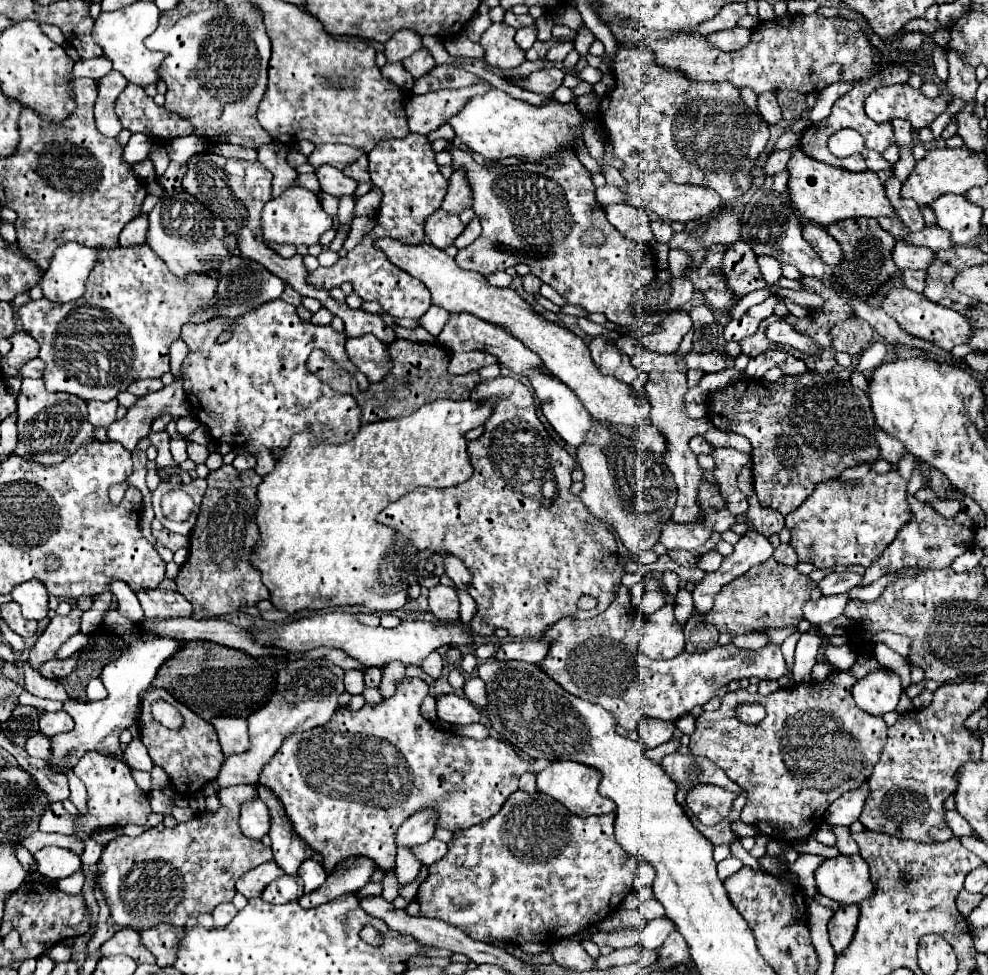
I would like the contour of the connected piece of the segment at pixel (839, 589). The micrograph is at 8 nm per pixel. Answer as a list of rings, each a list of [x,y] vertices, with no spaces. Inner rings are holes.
[[[833,572],[833,574],[827,574],[821,582],[817,582],[819,590],[823,594],[845,594],[849,592],[851,588],[859,586],[861,584],[861,574],[855,574],[855,572]]]

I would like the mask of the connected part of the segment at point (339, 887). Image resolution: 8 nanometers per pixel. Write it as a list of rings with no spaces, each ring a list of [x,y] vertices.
[[[349,858],[335,868],[335,872],[325,880],[321,888],[311,894],[303,894],[299,898],[299,904],[303,908],[317,908],[343,894],[355,894],[371,882],[371,876],[377,870],[379,868],[371,862],[371,858]]]

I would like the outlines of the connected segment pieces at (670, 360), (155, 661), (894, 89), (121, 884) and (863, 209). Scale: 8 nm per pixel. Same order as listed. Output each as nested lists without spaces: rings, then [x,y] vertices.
[[[683,340],[677,352],[667,354],[667,356],[655,356],[653,362],[649,362],[649,352],[643,348],[631,358],[633,366],[637,370],[643,370],[649,374],[647,396],[651,402],[651,420],[667,438],[667,454],[663,458],[665,458],[665,464],[669,466],[669,470],[673,472],[675,484],[677,484],[677,504],[675,504],[675,510],[671,516],[675,522],[697,520],[697,514],[699,514],[697,486],[699,486],[699,480],[703,478],[703,472],[697,464],[697,456],[689,450],[689,438],[695,434],[705,434],[711,428],[709,420],[691,420],[683,410],[683,394],[687,390],[685,354],[689,354],[689,352],[691,352],[691,340]]]
[[[113,608],[107,610],[107,614],[103,618],[103,628],[113,632],[125,644],[125,650],[123,650],[121,658],[107,664],[101,672],[101,680],[103,680],[109,696],[101,702],[65,700],[63,710],[71,714],[71,718],[75,720],[75,728],[67,734],[57,734],[57,736],[51,738],[53,756],[47,762],[49,768],[55,768],[55,762],[59,762],[59,760],[65,760],[65,766],[73,768],[85,752],[95,750],[95,752],[101,752],[101,754],[113,754],[117,748],[121,748],[119,746],[119,734],[125,728],[129,728],[131,724],[135,724],[137,718],[139,718],[139,712],[141,712],[139,694],[145,692],[151,686],[157,670],[169,658],[173,658],[173,654],[177,654],[177,650],[181,650],[181,646],[183,646],[183,642],[175,640],[175,638],[143,636],[143,632],[137,630],[135,622],[131,622],[127,616],[123,616],[119,610],[113,610]]]
[[[907,84],[903,86],[889,86],[879,88],[875,92],[871,92],[865,100],[865,112],[869,118],[873,118],[875,122],[891,122],[893,118],[903,118],[907,122],[911,122],[911,126],[915,130],[929,126],[941,112],[943,112],[943,98],[935,98],[929,100],[921,94],[921,90],[915,90]]]
[[[227,786],[221,788],[217,794],[221,806],[211,812],[203,812],[193,816],[189,822],[177,824],[175,828],[149,828],[143,834],[129,838],[119,836],[117,840],[109,842],[101,854],[101,860],[97,864],[97,884],[105,896],[105,902],[109,904],[111,918],[117,926],[145,930],[153,928],[161,922],[173,924],[183,928],[189,918],[199,916],[203,912],[213,912],[217,904],[231,902],[235,896],[235,882],[245,872],[257,868],[263,862],[273,860],[271,848],[263,846],[261,842],[253,842],[243,836],[239,830],[239,808],[241,804],[257,798],[255,786]]]
[[[801,148],[793,150],[793,156],[787,164],[789,170],[789,190],[793,198],[793,206],[811,222],[829,226],[847,218],[879,218],[879,216],[897,216],[893,206],[885,196],[885,186],[879,176],[871,170],[865,172],[847,172],[843,168],[833,168],[829,164],[821,164]]]

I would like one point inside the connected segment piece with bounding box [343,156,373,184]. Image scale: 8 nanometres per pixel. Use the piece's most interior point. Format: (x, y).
(358, 171)

